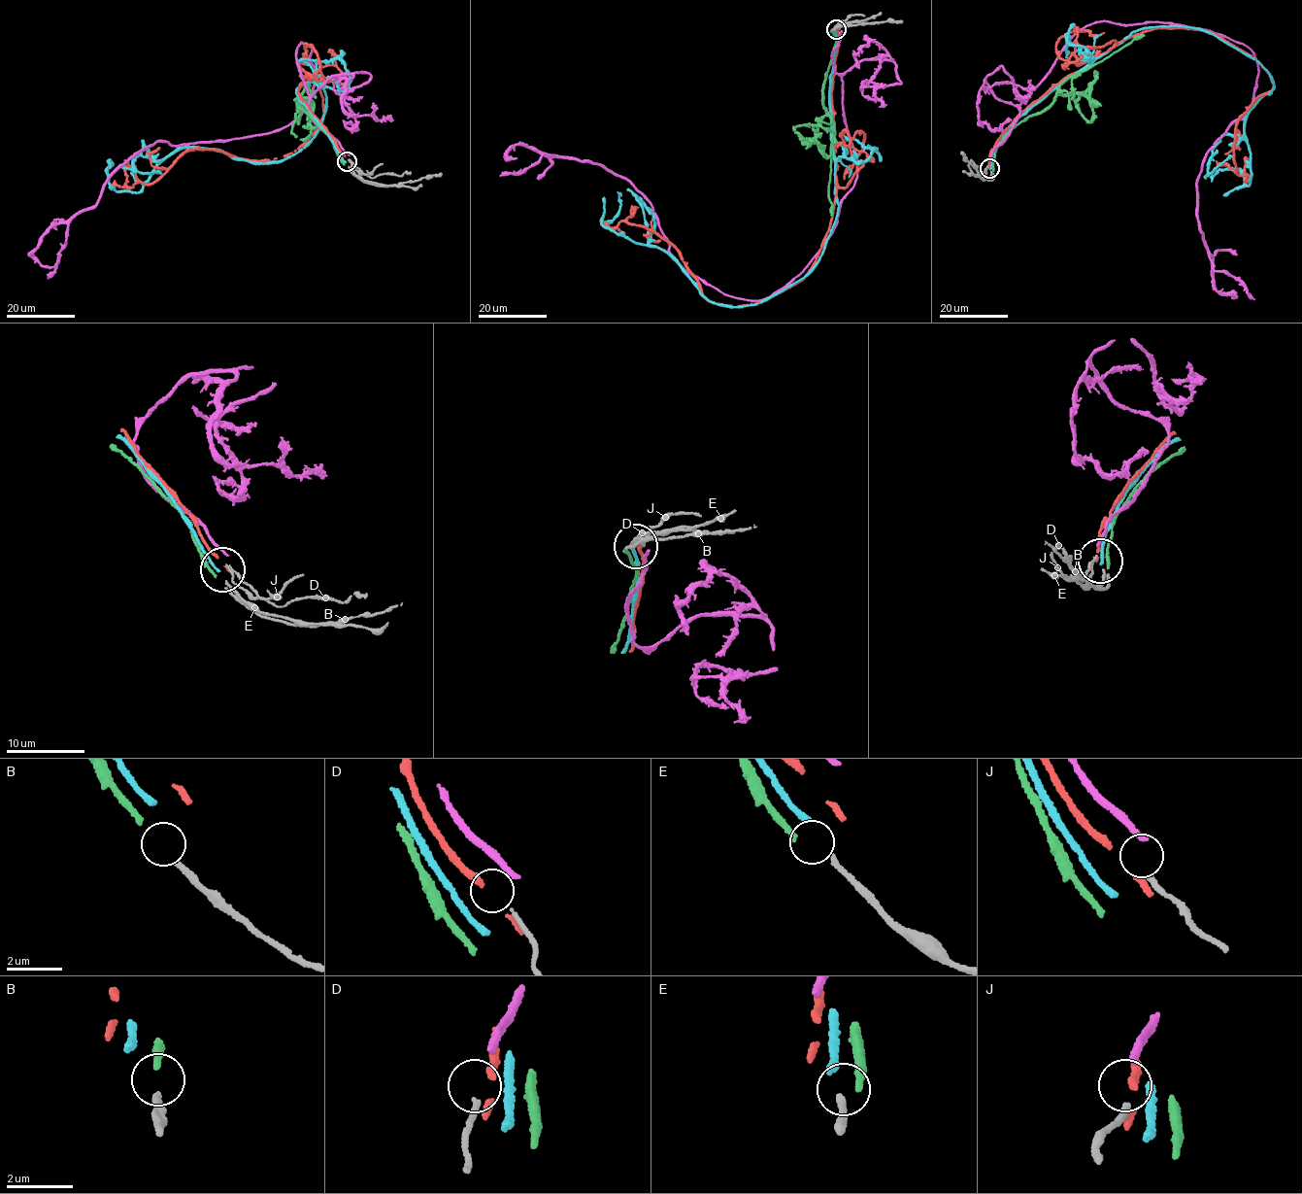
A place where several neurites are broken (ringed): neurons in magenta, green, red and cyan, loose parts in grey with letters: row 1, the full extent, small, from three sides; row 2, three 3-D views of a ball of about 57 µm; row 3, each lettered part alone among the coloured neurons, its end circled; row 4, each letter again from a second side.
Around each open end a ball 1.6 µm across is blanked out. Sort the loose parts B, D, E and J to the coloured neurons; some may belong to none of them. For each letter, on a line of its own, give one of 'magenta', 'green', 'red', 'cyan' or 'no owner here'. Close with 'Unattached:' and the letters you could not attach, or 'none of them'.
B: no owner here
D: no owner here
E: no owner here
J: no owner here
Unattached: B, D, E, J

